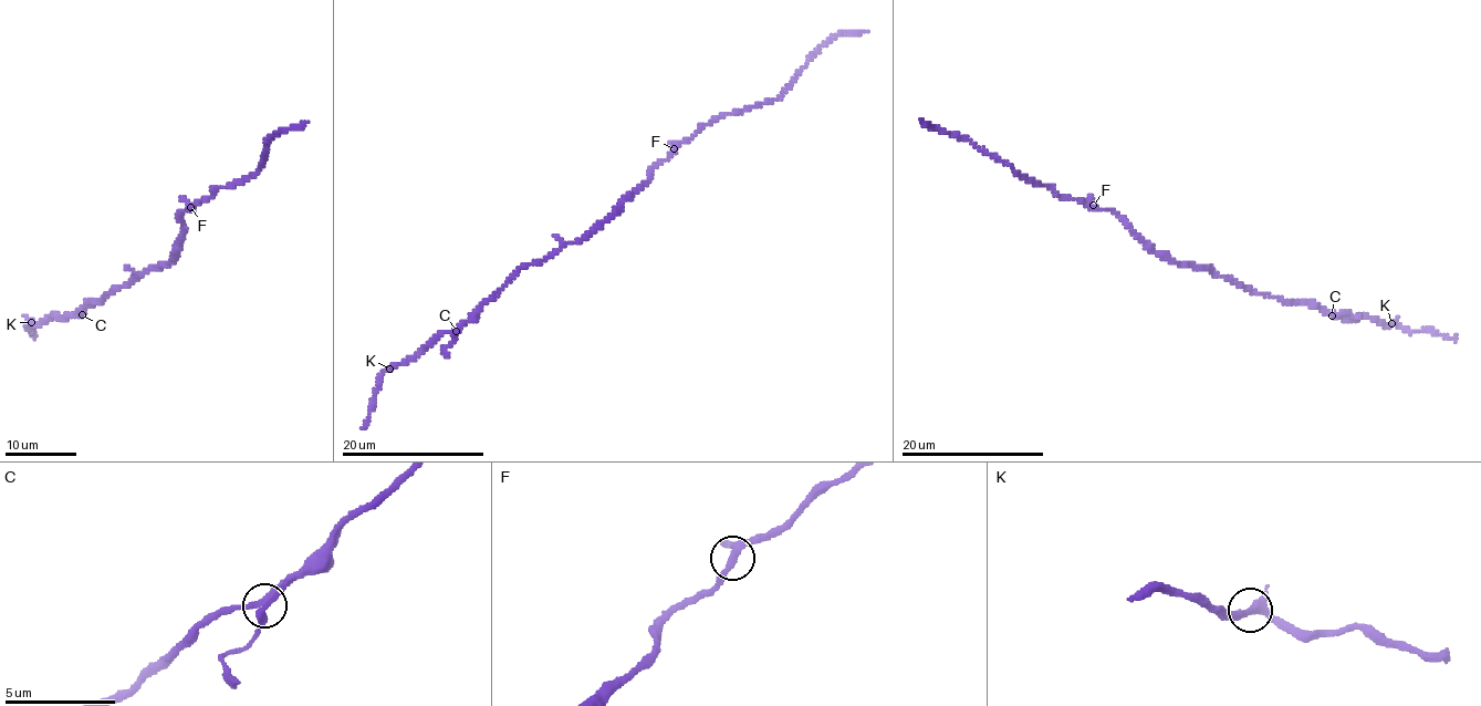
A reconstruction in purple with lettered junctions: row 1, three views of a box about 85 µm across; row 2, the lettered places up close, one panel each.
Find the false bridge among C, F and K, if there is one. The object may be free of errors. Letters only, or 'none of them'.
none of them

